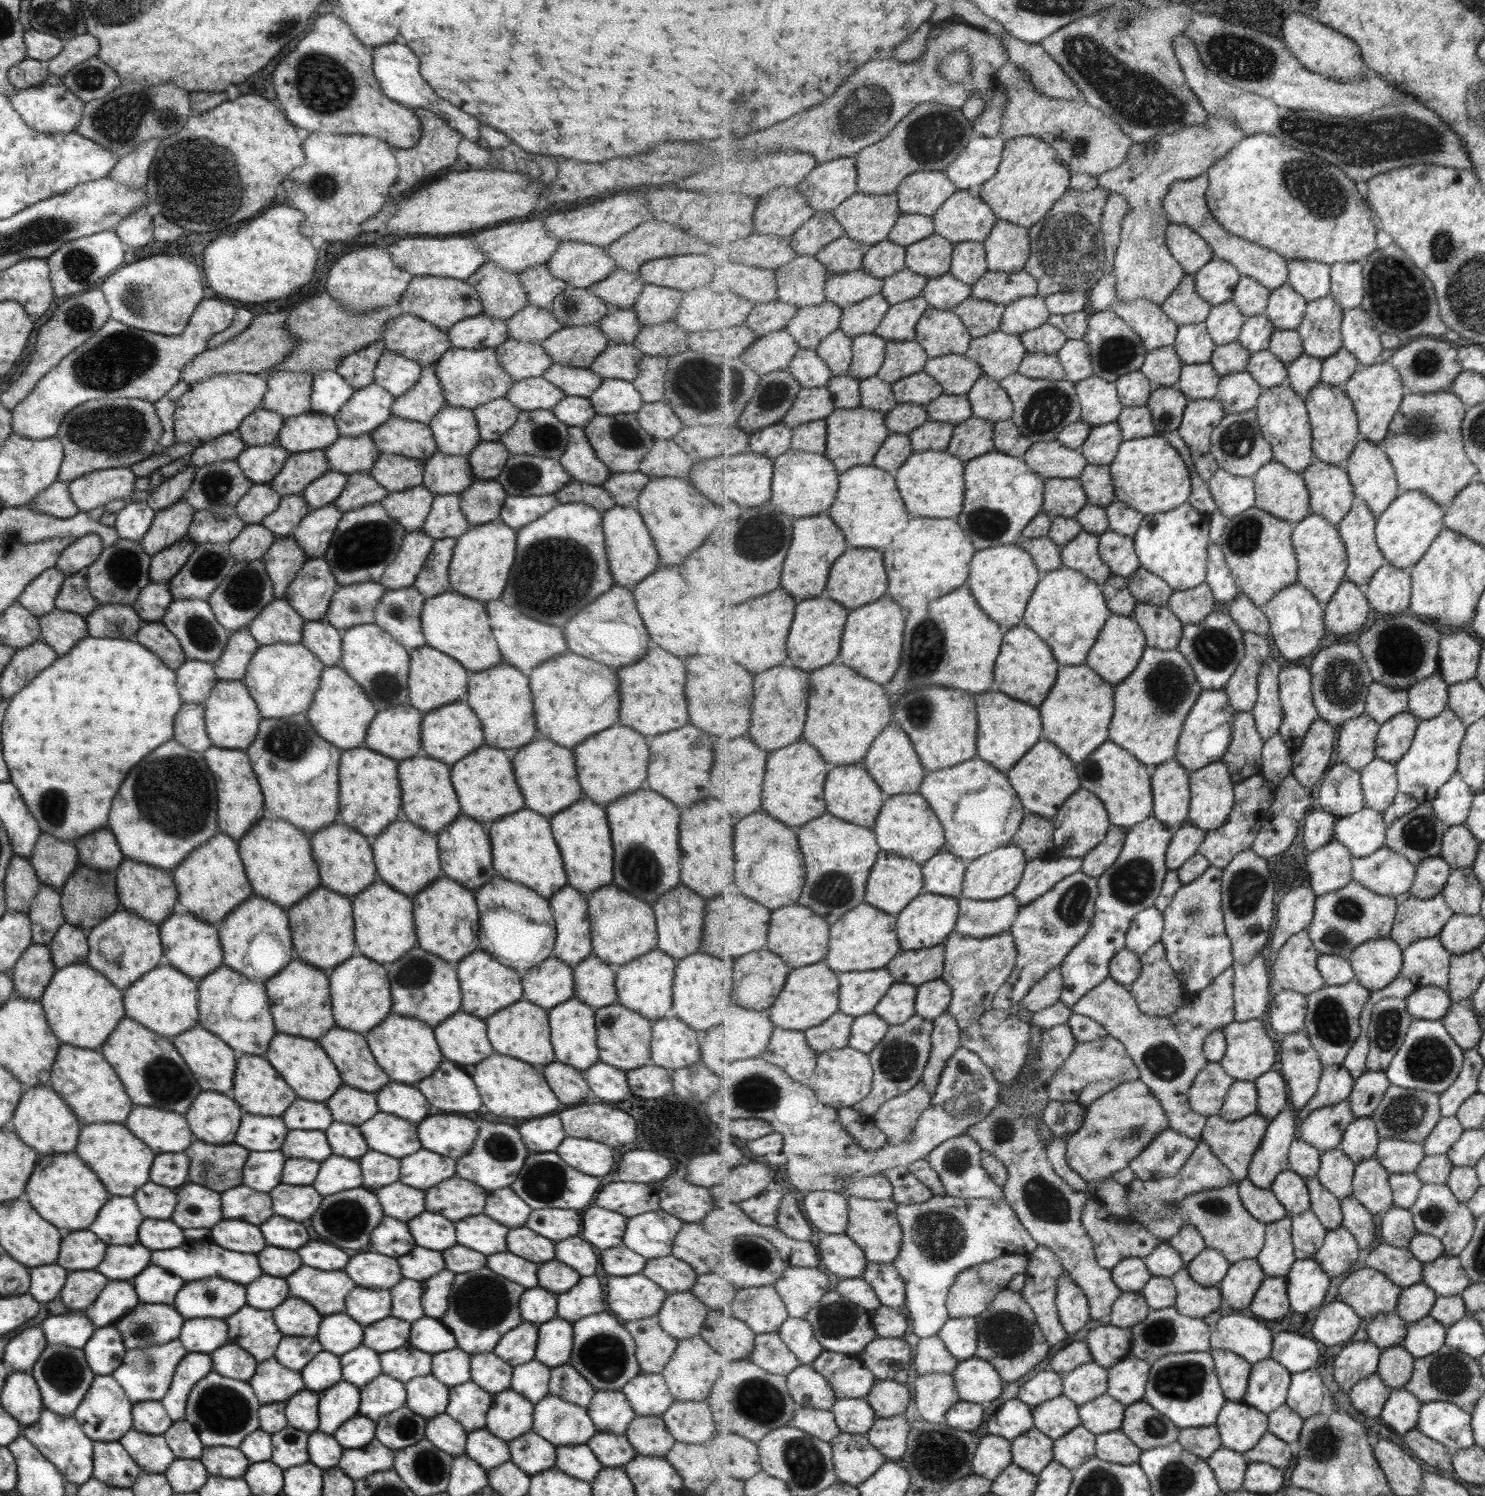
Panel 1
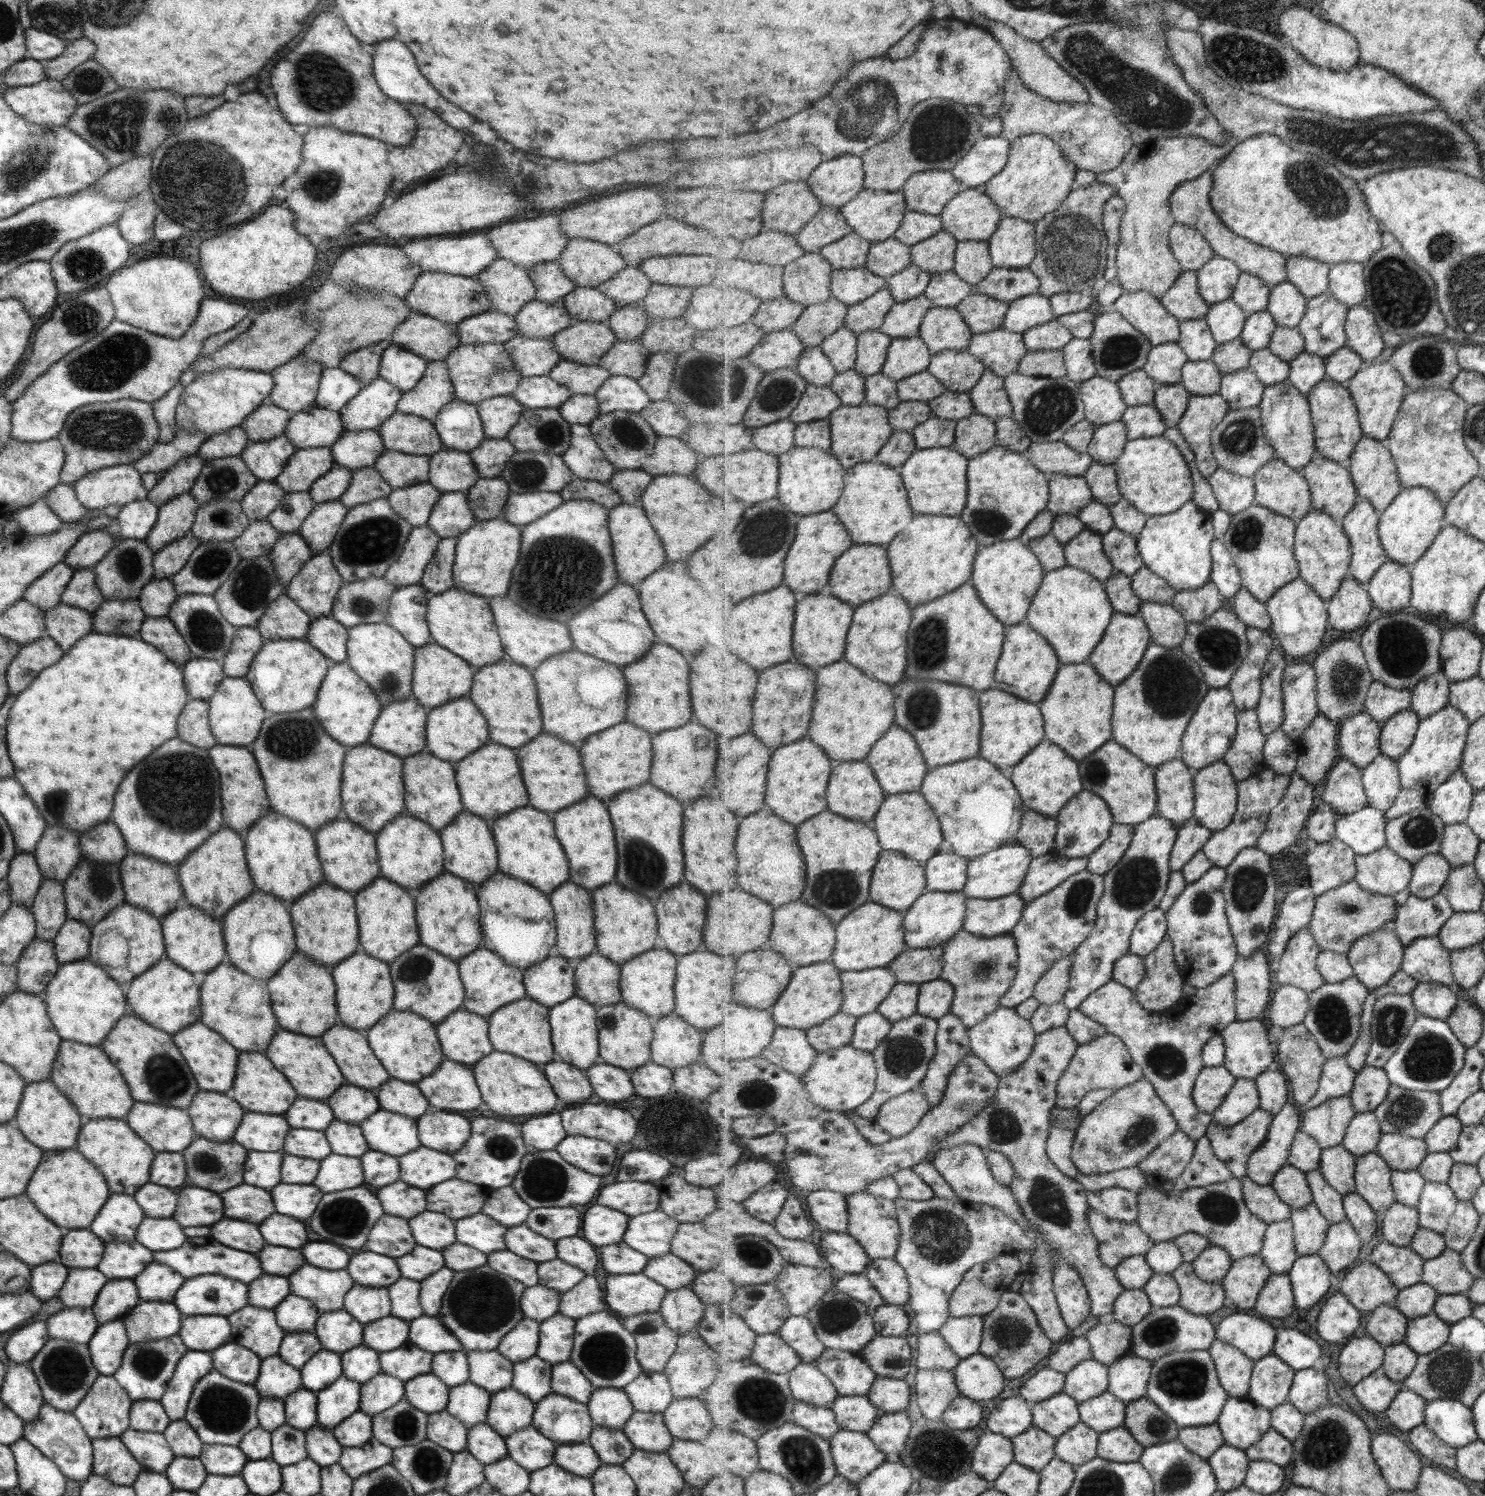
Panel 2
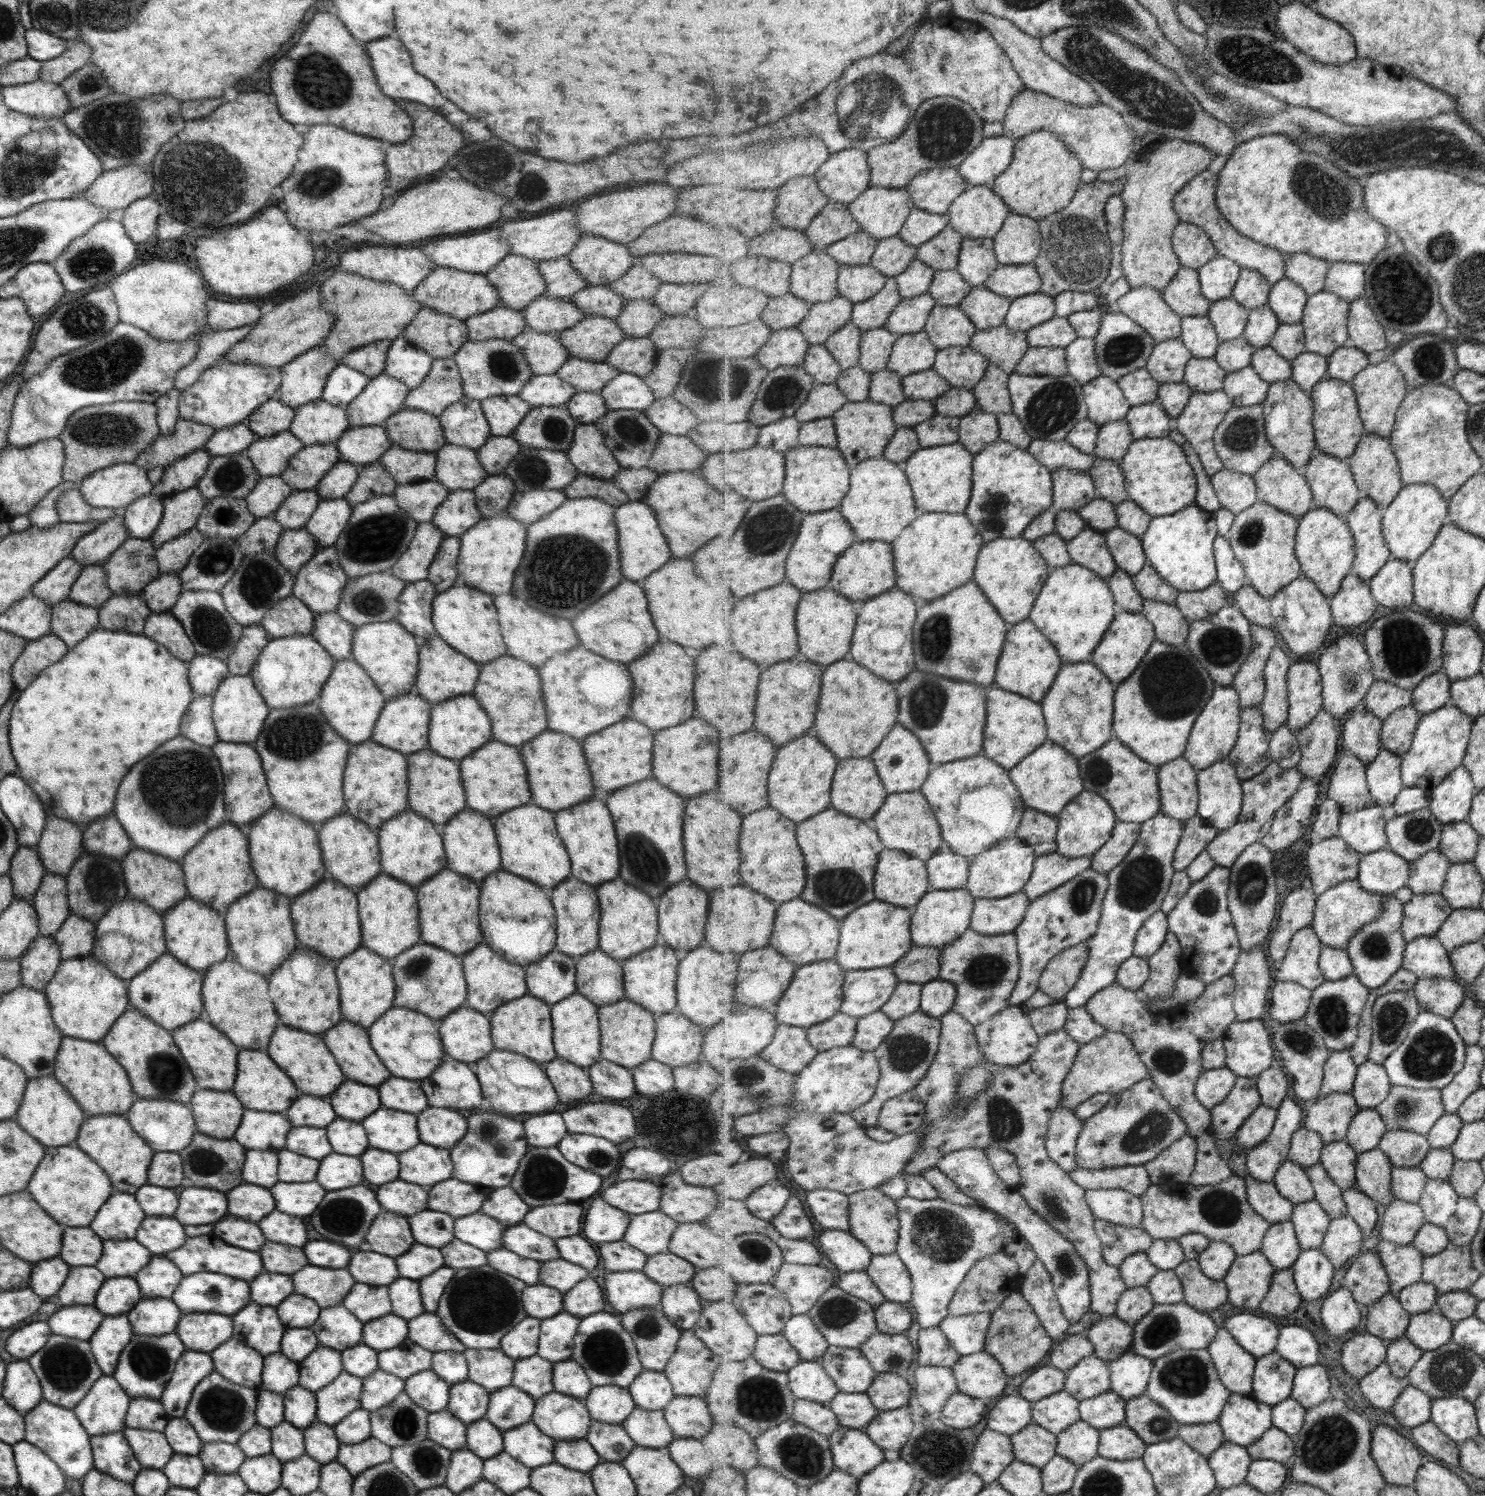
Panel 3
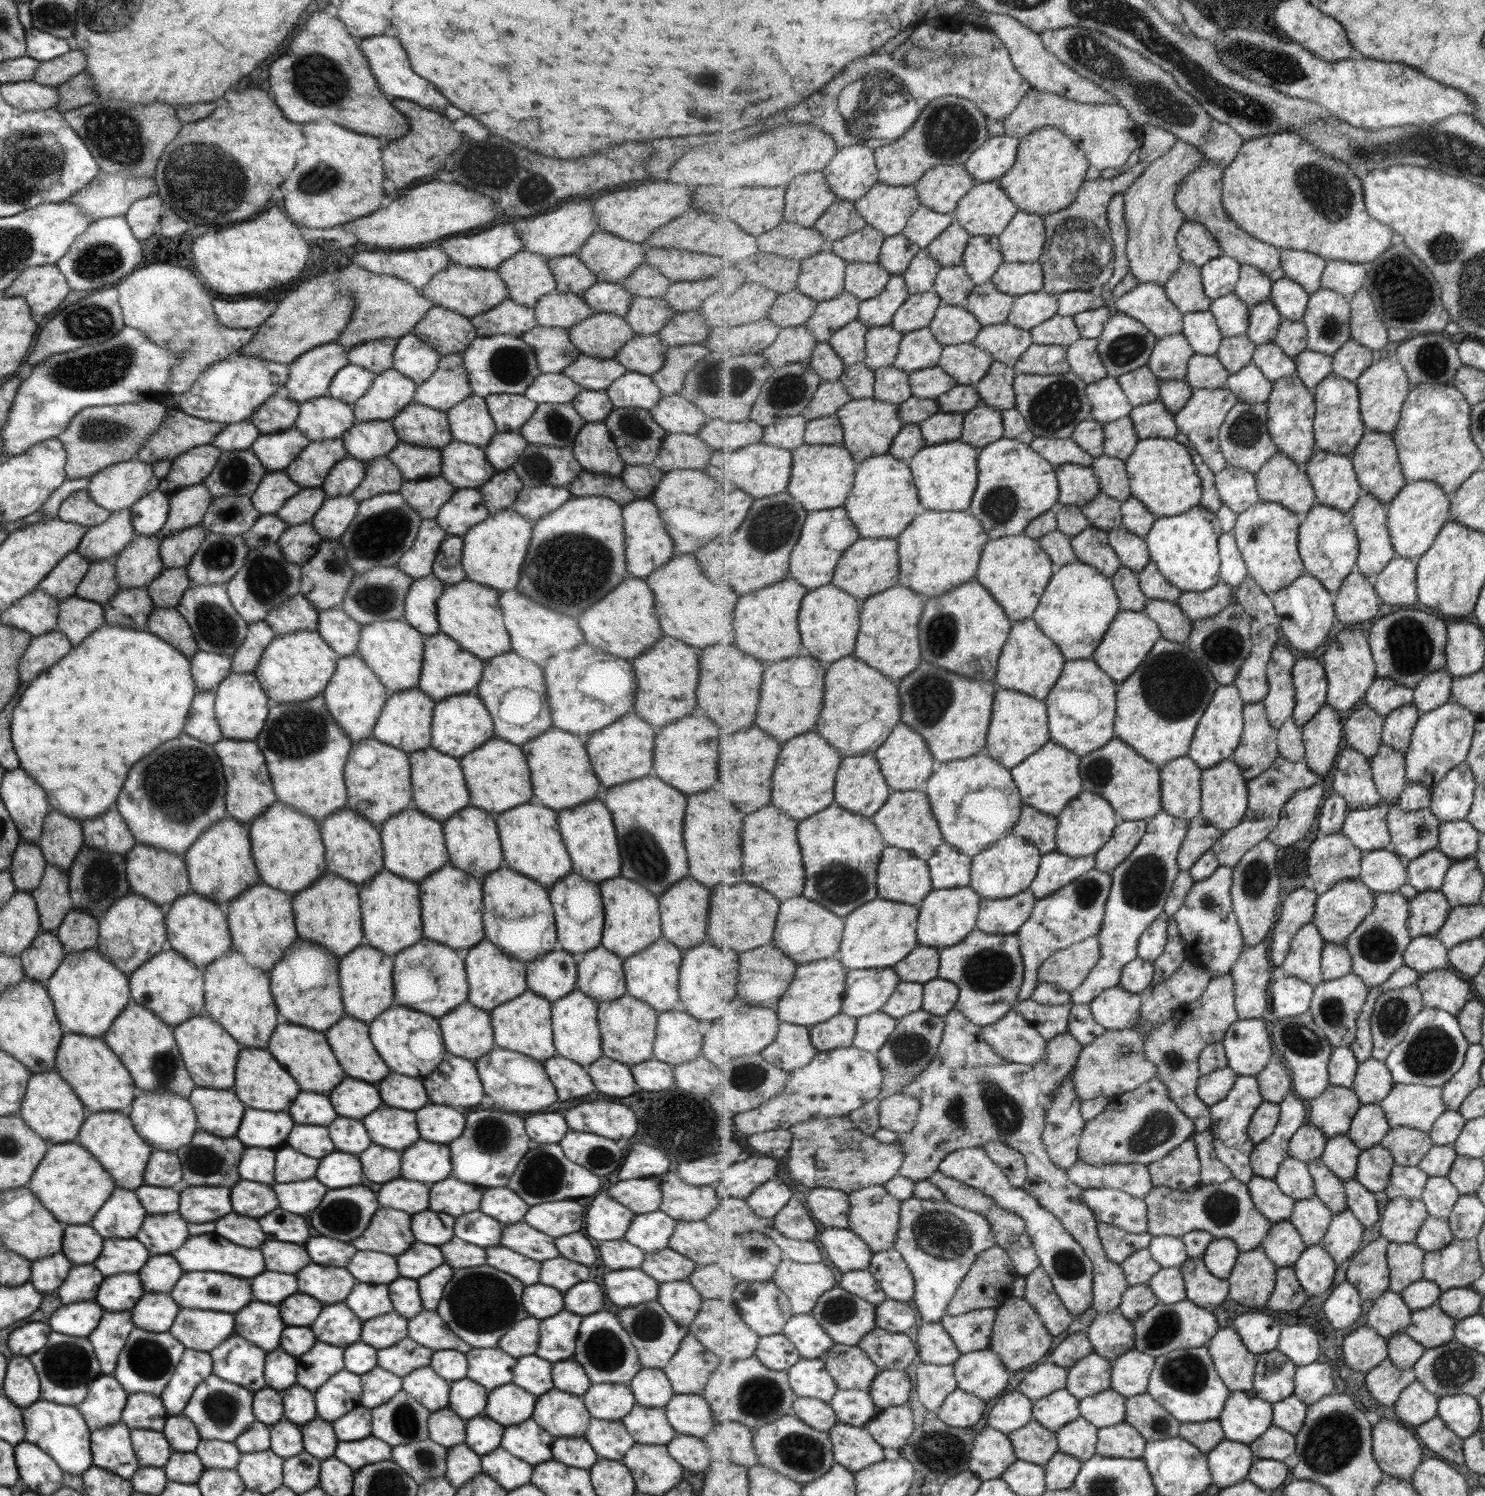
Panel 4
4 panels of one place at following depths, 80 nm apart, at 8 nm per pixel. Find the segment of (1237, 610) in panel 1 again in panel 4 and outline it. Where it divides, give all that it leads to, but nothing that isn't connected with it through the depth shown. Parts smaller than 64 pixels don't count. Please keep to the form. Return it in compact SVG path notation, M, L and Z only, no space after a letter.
M1247 576L1247 579L1243 580L1243 585L1235 589L1234 602L1243 606L1253 620L1256 619L1277 627L1282 622L1281 617L1277 615L1272 595L1267 595L1251 576Z

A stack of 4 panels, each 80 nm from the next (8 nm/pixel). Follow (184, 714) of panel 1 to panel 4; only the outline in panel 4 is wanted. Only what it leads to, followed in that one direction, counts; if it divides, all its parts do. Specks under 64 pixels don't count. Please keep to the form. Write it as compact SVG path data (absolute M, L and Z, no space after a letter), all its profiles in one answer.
M205 690L193 695L182 732L209 745L222 739L214 717L213 691Z

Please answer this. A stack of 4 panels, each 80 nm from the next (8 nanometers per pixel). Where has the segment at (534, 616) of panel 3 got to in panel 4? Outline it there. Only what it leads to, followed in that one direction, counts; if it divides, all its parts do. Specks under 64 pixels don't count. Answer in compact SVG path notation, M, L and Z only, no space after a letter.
M515 590L503 591L499 594L500 615L502 616L503 626L506 628L511 646L511 652L531 660L535 664L544 667L545 660L551 658L559 650L573 650L575 646L583 644L583 635L577 628L577 622L571 620L569 616L555 614L543 606L537 606L517 594Z

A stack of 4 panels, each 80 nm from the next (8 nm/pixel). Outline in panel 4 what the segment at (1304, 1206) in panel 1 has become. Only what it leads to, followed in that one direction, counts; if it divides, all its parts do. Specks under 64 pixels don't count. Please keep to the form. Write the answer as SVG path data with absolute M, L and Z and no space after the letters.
M1287 1157L1274 1178L1283 1193L1296 1202L1316 1196L1316 1184L1310 1173L1310 1165L1298 1158Z

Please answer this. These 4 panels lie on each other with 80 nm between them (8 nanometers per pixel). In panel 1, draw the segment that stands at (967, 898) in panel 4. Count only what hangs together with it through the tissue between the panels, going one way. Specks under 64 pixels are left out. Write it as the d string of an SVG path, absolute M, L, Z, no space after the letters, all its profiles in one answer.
M923 892L898 915L897 931L901 939L902 950L927 949L945 942L958 925L959 909L958 898Z

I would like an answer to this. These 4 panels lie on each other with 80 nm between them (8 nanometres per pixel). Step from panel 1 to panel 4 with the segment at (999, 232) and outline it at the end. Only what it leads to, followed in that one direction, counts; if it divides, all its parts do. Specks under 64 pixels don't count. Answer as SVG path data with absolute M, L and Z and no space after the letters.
M1019 211L999 239L1005 261L1037 262L1048 244L1045 219L1038 214Z

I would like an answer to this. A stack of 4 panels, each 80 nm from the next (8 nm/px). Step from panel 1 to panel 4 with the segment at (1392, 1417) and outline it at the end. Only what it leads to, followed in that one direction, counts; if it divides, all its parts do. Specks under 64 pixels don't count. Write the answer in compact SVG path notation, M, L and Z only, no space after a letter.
M1417 1380L1401 1393L1394 1405L1396 1416L1402 1423L1416 1428L1438 1416L1439 1399Z

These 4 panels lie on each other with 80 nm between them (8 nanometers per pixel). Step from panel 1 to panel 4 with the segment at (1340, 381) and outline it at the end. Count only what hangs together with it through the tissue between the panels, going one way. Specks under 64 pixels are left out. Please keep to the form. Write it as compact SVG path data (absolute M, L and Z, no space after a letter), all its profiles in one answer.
M1355 339L1346 342L1337 353L1333 355L1334 364L1332 375L1357 381L1363 372L1373 364L1373 352Z

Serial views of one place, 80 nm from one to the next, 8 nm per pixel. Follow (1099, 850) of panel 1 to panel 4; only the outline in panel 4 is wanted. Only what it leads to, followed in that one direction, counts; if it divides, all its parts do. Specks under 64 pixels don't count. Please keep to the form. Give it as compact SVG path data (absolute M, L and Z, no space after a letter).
M1149 819L1142 821L1121 820L1118 828L1114 830L1114 836L1096 855L1096 868L1111 873L1127 861L1127 858L1133 854L1139 843L1142 842L1142 838L1147 832L1148 822Z

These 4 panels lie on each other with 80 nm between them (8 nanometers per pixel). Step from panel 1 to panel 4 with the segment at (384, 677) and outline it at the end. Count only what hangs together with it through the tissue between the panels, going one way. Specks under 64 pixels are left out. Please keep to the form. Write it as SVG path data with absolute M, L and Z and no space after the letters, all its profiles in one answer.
M404 620L372 622L360 627L359 644L355 654L383 685L385 694L401 692L418 684L422 663L423 636Z

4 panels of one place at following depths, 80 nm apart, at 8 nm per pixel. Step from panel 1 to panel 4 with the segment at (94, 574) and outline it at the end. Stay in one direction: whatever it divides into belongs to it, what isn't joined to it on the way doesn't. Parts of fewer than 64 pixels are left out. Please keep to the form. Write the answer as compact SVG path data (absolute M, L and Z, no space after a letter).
M156 535L133 536L113 557L118 590L146 588L164 569L159 558L160 540Z

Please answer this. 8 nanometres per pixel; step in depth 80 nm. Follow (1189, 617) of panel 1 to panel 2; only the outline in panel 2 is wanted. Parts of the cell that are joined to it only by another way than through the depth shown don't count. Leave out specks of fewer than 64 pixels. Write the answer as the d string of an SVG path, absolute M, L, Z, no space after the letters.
M1210 581L1202 588L1179 591L1172 606L1187 620L1187 623L1199 623L1222 609L1226 597L1215 583Z

